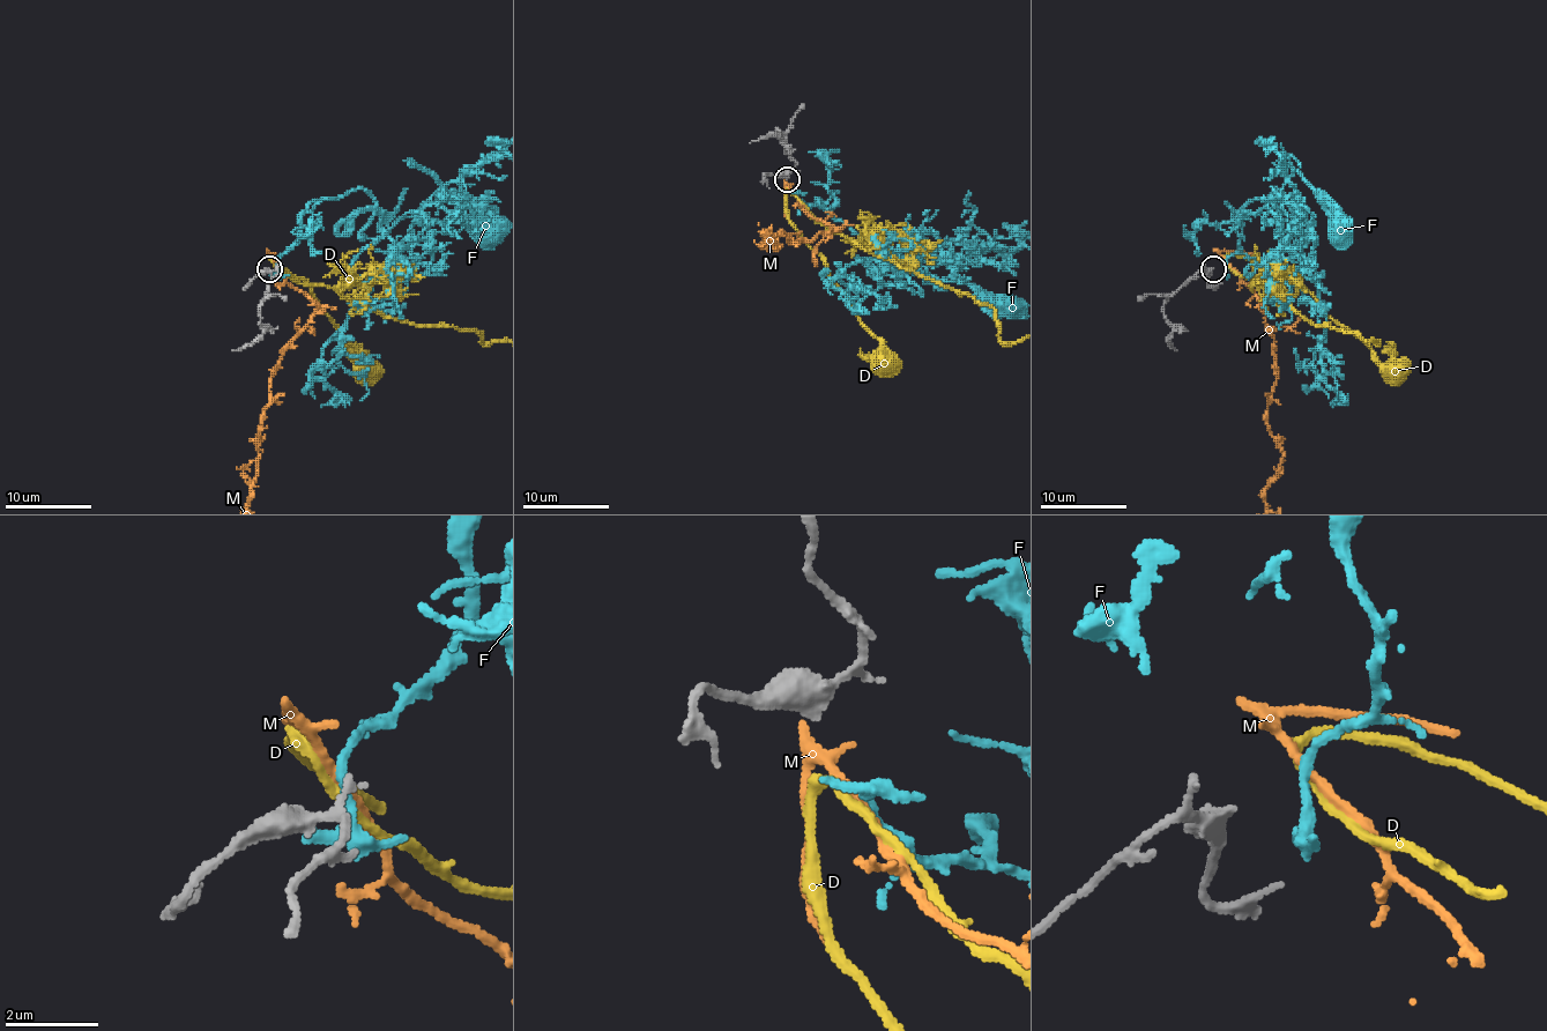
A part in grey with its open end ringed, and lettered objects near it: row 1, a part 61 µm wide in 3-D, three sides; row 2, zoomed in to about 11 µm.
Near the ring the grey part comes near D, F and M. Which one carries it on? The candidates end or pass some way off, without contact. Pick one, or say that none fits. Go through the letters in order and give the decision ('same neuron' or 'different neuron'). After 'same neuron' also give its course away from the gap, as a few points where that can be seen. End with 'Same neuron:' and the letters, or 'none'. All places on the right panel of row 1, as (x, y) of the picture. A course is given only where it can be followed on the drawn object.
D: different neuron
F: same neuron; it runs (1225, 273), (1240, 238), (1233, 216), (1274, 188), (1307, 223), (1304, 229), (1293, 216), (1302, 179), (1339, 231)
M: different neuron
Same neuron: F

